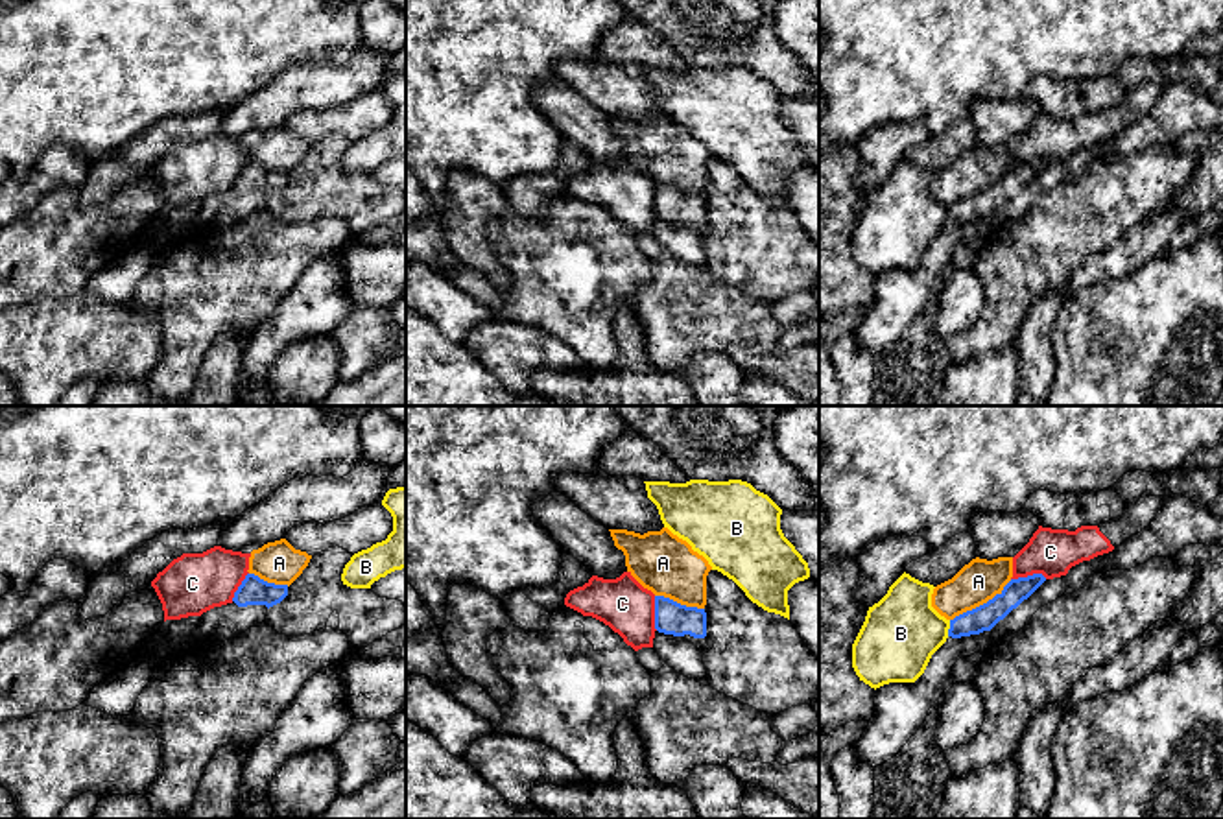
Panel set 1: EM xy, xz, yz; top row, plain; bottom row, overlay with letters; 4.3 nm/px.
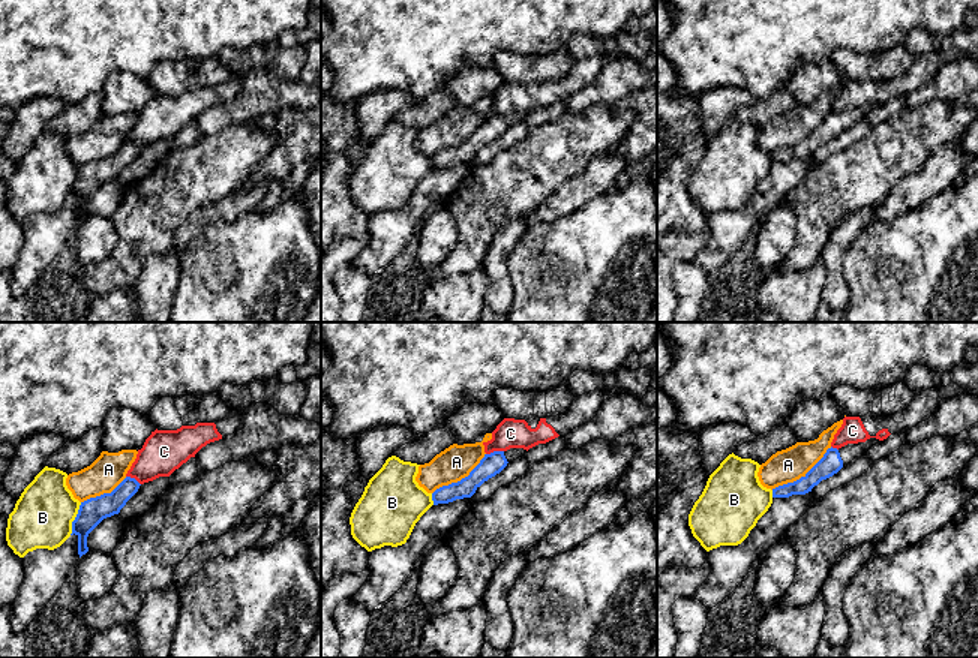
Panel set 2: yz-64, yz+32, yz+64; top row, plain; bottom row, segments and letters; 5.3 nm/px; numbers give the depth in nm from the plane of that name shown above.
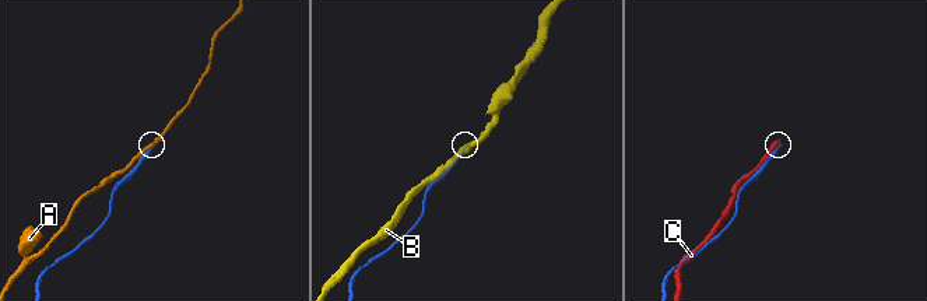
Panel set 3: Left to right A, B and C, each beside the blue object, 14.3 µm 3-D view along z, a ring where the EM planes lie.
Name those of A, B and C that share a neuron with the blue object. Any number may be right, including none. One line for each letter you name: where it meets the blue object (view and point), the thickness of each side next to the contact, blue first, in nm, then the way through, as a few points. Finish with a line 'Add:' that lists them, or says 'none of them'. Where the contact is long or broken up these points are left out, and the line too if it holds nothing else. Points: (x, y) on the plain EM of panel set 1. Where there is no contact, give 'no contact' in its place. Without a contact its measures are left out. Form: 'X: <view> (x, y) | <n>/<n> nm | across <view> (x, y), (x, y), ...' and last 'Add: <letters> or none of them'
Add: none of them

